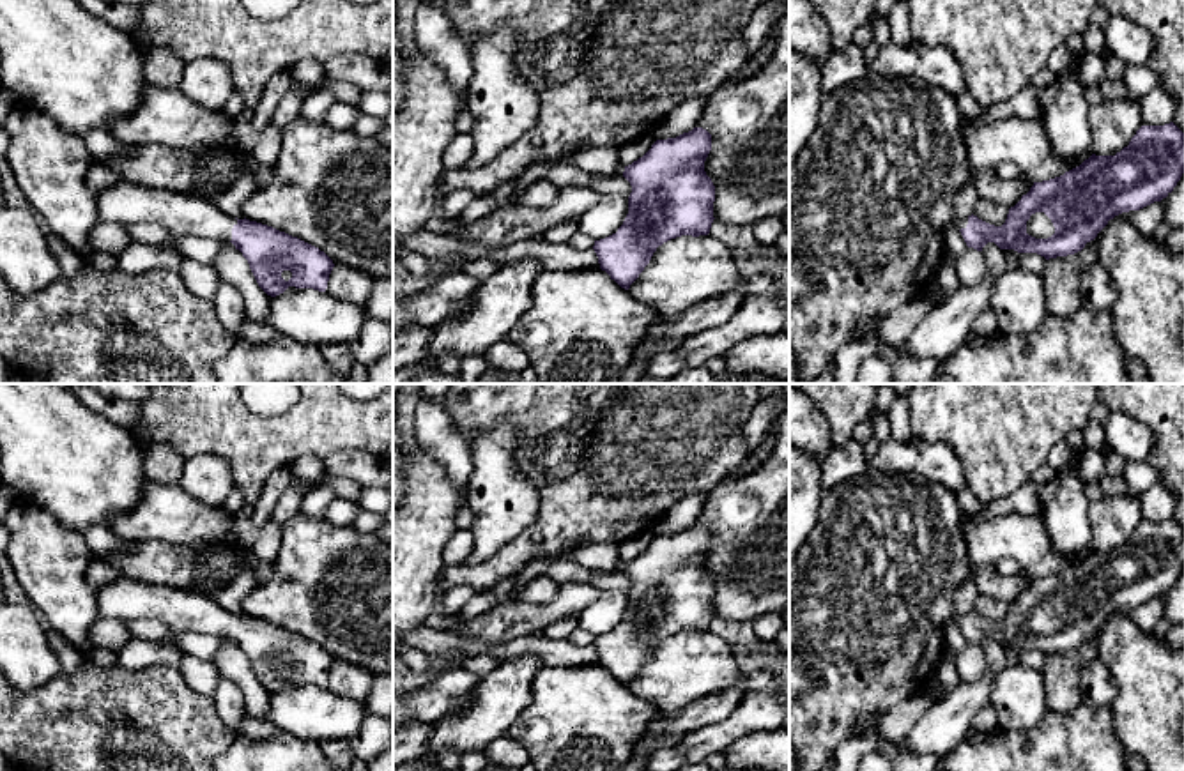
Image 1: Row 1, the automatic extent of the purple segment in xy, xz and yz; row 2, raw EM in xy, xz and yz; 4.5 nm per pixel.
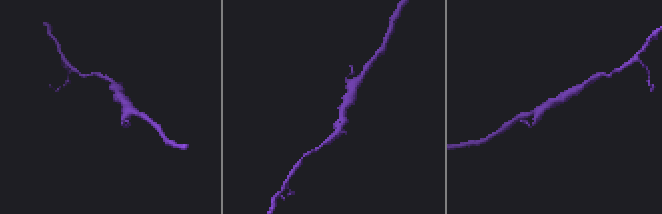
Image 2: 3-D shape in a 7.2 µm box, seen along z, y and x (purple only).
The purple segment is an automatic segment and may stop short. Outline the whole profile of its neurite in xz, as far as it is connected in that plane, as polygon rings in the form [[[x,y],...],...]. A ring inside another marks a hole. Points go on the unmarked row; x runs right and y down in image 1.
[[[694,523],[676,534],[657,536],[651,545],[625,562],[630,578],[628,610],[616,630],[595,637],[600,665],[621,684],[628,686],[664,638],[681,631],[708,631],[713,619],[715,582],[704,568],[711,546],[711,531]]]

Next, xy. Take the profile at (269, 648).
[[[124,575],[96,589],[101,621],[159,619],[175,633],[232,638],[248,656],[258,683],[271,693],[288,683],[326,688],[333,656],[319,644],[273,622],[235,615],[205,594],[143,584]]]

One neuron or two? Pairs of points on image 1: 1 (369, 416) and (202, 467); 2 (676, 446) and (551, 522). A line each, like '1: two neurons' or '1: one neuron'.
1: two neurons
2: one neuron

